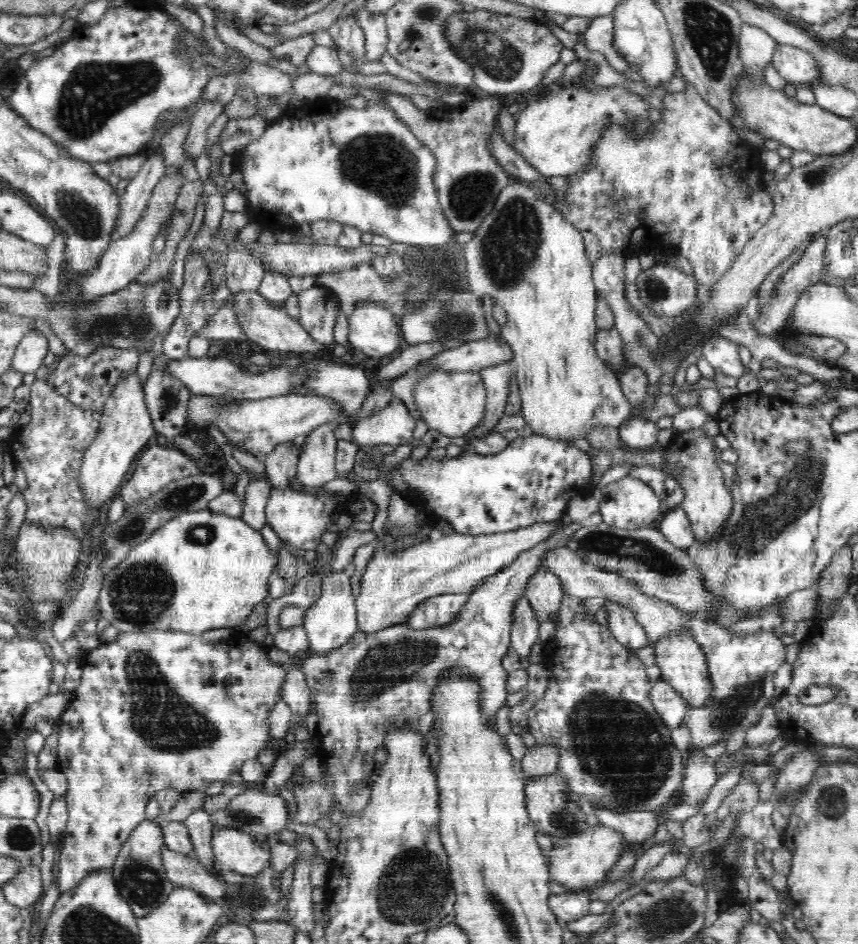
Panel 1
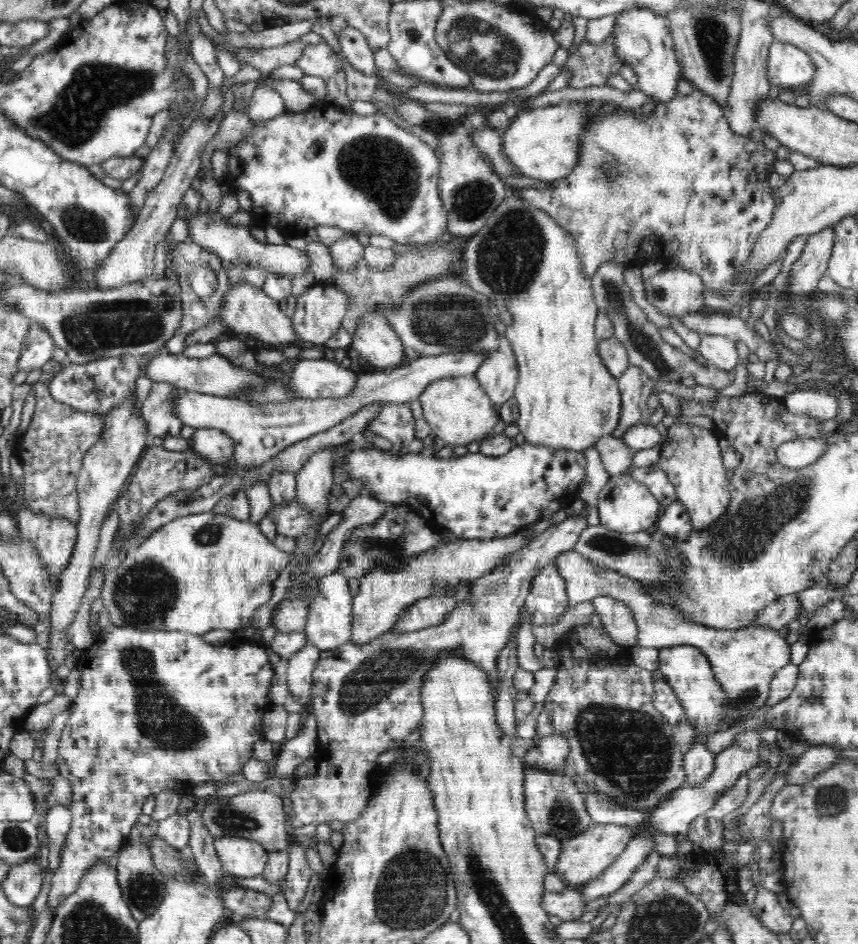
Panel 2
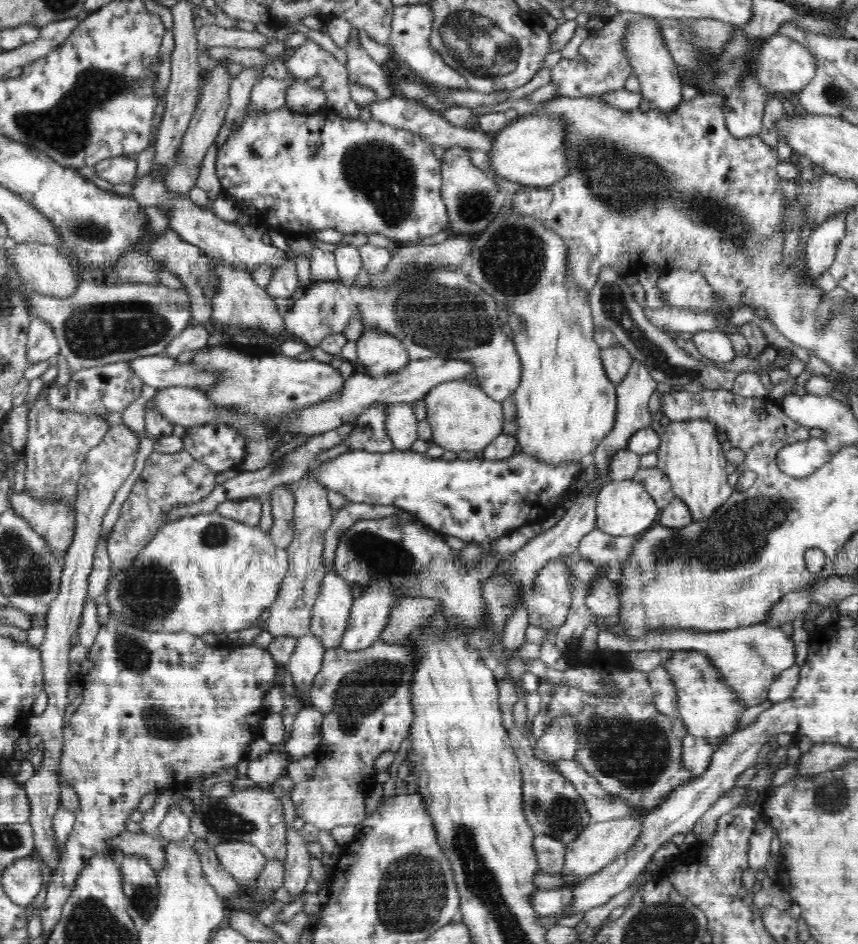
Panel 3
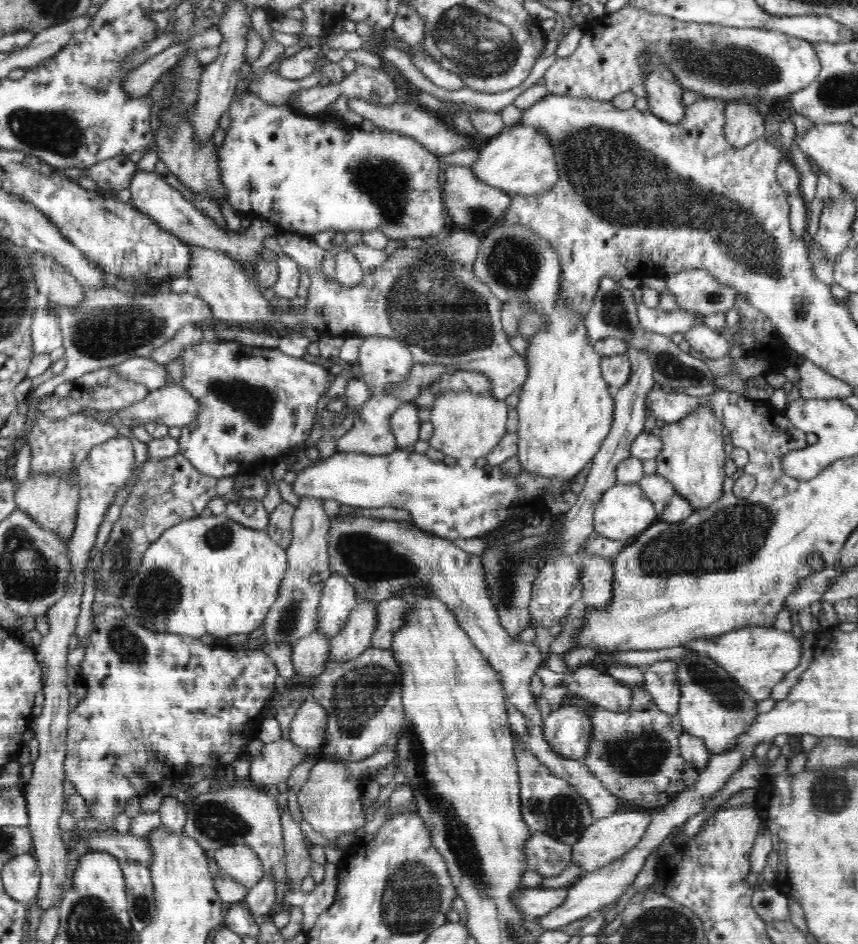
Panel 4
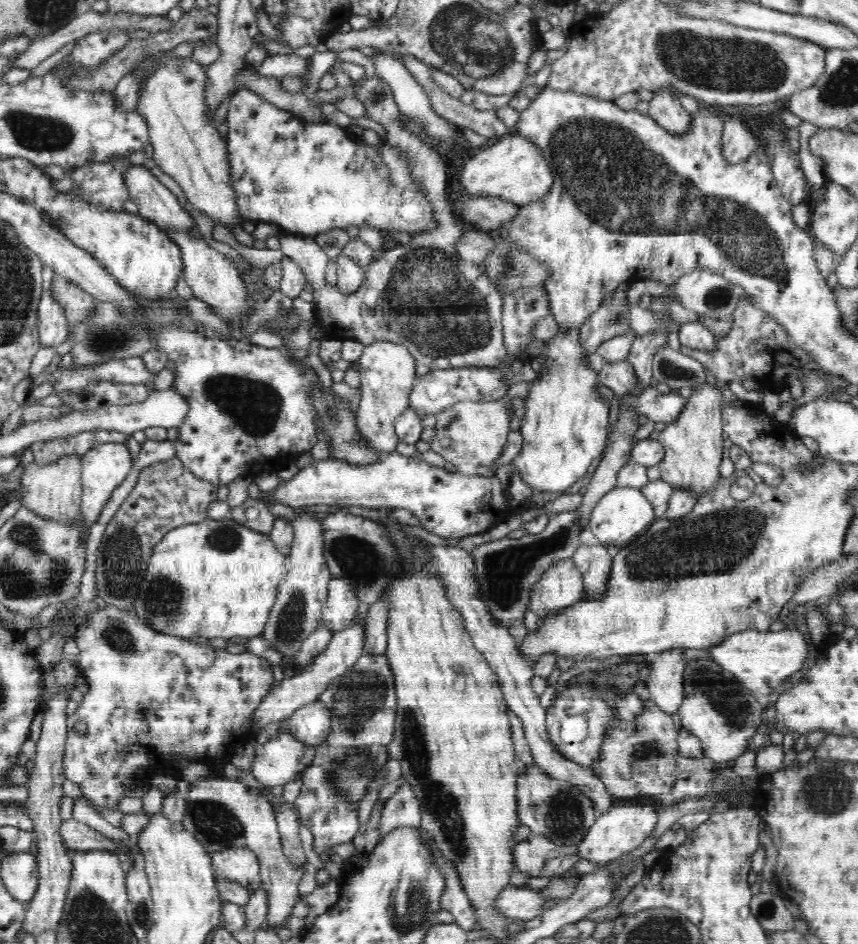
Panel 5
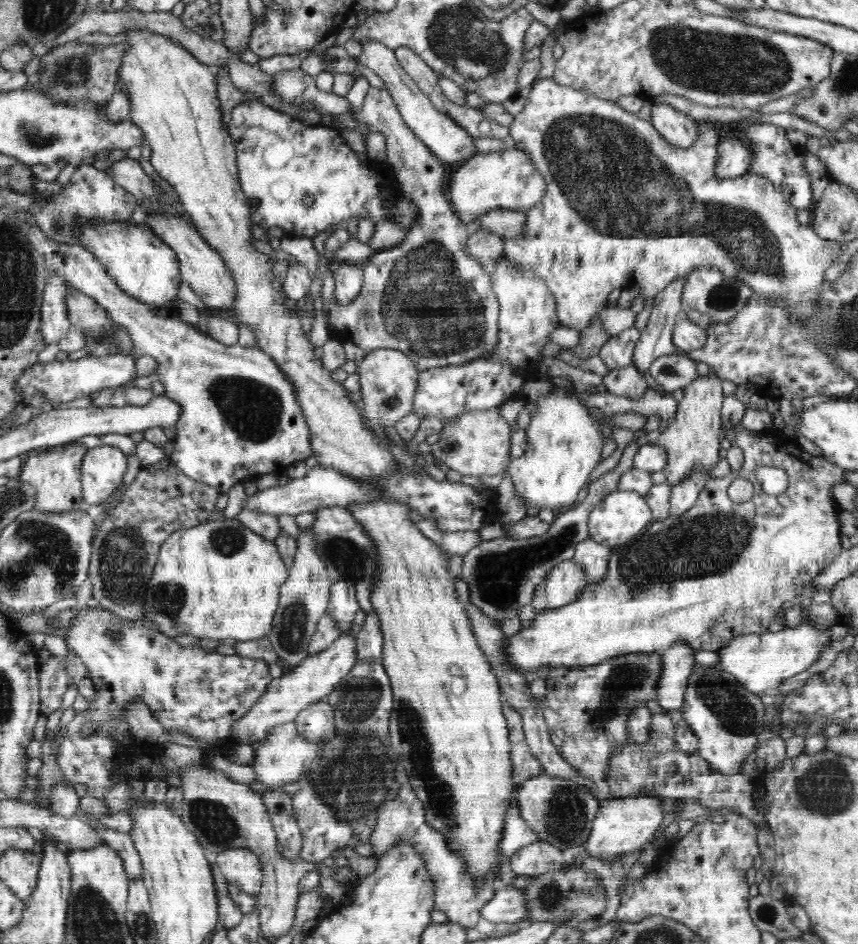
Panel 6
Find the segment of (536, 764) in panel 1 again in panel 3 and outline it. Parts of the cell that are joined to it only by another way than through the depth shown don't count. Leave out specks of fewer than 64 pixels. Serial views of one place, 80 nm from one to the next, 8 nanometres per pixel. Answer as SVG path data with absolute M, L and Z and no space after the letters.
M572 715L552 719L534 748L536 758L548 761L548 764L554 764L557 760L573 760L577 752L578 733L576 719Z

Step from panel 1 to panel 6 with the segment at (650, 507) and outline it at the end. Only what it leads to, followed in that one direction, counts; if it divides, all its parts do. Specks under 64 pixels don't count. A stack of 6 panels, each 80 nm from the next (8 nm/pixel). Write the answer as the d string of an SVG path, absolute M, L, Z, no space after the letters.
M617 490L606 496L606 499L590 514L589 535L599 544L617 548L640 536L653 521L652 511L645 497L634 490Z

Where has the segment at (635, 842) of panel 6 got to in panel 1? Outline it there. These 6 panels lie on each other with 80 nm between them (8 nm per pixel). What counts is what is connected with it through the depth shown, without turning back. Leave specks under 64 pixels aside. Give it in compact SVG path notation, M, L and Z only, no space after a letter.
M589 825L586 830L566 838L554 839L554 848L544 852L552 881L565 886L570 892L588 892L607 878L609 870L618 862L626 849L624 835L614 828Z

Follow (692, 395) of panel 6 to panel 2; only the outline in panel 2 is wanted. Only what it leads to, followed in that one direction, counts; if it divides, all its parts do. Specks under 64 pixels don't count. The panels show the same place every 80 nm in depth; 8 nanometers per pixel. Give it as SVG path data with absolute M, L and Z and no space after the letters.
M675 421L667 428L666 440L661 441L657 462L676 490L678 501L690 516L693 530L700 532L718 522L730 506L730 481L726 475L722 450L718 446L720 435L696 424L682 425Z

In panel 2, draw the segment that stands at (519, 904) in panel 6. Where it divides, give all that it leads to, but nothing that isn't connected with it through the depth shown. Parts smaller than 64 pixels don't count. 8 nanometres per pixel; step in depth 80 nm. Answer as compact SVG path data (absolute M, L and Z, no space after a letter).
M570 887L562 892L546 891L541 898L542 910L549 916L558 916L563 921L578 919L583 913L585 903L580 889Z

